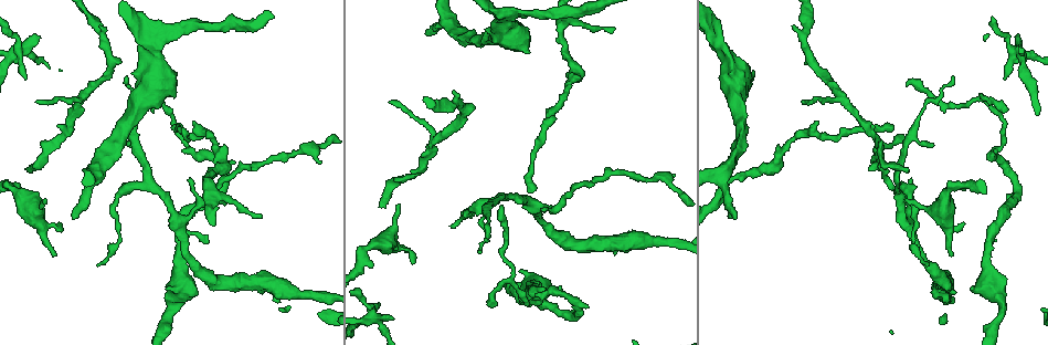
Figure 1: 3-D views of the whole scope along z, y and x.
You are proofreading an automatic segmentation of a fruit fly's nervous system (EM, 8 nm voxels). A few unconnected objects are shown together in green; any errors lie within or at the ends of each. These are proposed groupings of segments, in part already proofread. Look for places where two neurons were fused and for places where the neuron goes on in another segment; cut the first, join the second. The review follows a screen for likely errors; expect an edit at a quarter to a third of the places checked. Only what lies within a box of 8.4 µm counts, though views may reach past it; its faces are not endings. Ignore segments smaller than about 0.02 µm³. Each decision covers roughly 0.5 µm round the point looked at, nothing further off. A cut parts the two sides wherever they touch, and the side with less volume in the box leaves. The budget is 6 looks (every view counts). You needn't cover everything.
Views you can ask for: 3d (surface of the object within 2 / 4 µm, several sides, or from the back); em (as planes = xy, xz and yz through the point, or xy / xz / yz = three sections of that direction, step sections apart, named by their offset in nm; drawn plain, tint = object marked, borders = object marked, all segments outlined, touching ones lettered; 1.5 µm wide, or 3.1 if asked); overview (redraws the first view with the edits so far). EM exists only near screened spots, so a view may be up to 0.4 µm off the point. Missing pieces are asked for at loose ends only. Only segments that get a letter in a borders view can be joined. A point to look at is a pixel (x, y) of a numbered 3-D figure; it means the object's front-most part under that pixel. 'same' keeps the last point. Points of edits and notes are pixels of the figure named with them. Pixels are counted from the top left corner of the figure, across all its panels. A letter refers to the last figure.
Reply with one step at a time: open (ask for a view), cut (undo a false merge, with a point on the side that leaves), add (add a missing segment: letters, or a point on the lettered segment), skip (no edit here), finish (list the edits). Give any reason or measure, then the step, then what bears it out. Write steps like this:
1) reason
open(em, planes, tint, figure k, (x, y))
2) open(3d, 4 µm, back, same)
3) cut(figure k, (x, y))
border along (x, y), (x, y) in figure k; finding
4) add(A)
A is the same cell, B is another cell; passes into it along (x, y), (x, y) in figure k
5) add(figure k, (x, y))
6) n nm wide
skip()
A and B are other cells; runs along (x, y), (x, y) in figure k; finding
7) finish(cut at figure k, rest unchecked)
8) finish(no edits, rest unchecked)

calibre changes
open(3d, 2 µm, figure 1, (794, 137))

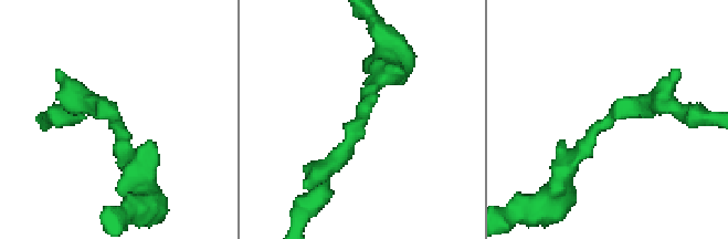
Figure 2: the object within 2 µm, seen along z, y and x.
arms of 170, 240 nm; shape alone is not enough
open(em, yz, step 8, tint, figure 2, (365, 114))

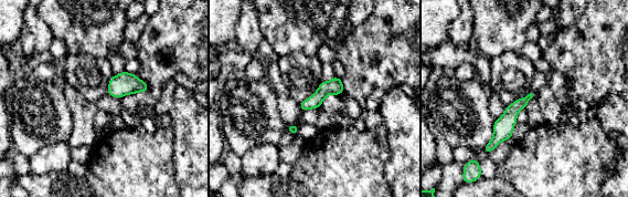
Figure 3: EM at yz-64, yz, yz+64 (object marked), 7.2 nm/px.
cut it another way
open(em, xy, step 4, borders, same)

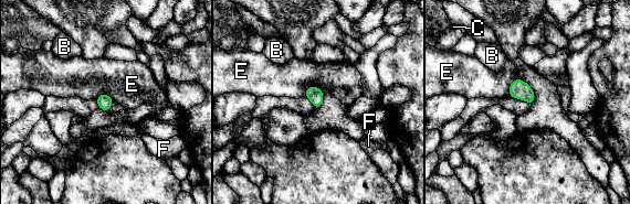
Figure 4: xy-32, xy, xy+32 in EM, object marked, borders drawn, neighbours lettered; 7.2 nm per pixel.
skip()
B, C, E and F are other cells; border along (322, 92), (308, 86), (304, 94) in figure 4; continuous, no second neuron

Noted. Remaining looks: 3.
free end
open(3d, 4 µm, figure 1, (734, 219))

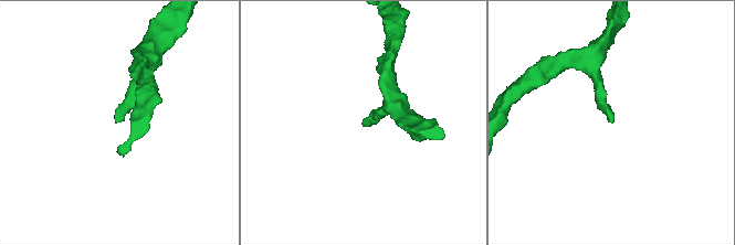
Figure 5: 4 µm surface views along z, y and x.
open(em, planes, borders, figure 5, (364, 123))

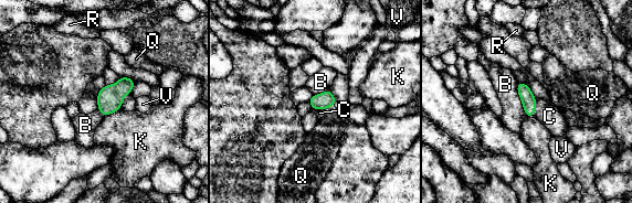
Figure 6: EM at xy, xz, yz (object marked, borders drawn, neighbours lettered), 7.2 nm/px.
add(C)
C is the same cell, B, K, Q, R and V are other cells; passes into it along (326, 99), (323, 108), (319, 113) in figure 6; the neuron continues

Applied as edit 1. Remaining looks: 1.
finish(add at figure 6, rest unchecked)

